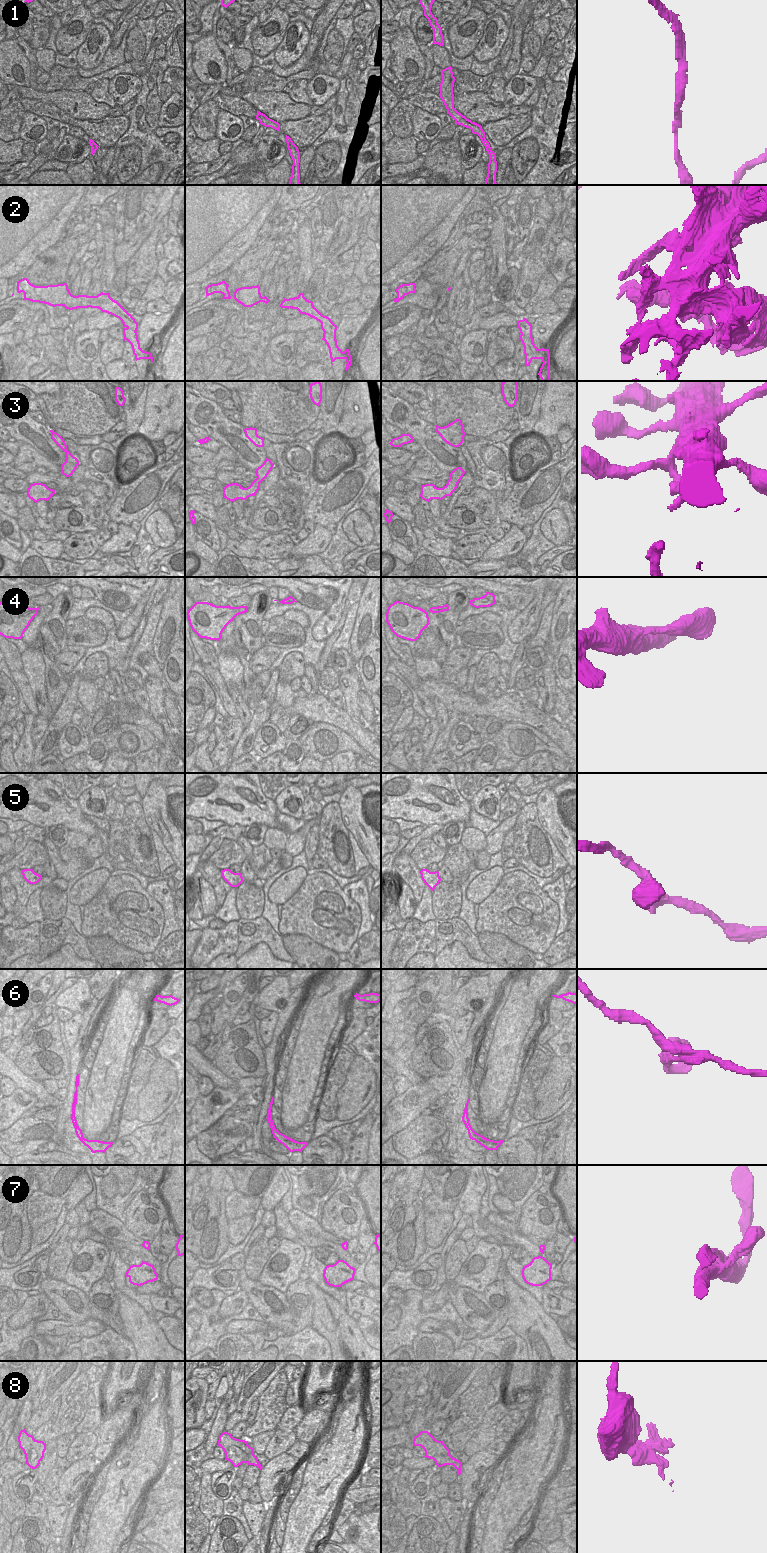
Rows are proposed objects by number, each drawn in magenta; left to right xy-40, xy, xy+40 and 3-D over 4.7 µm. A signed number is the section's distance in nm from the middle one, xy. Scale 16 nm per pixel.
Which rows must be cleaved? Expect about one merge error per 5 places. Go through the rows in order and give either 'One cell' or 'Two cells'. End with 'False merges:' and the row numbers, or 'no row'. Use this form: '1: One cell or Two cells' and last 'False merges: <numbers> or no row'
1: One cell
2: Two cells
3: One cell
4: One cell
5: One cell
6: One cell
7: One cell
8: Two cells
False merges: 2, 8

